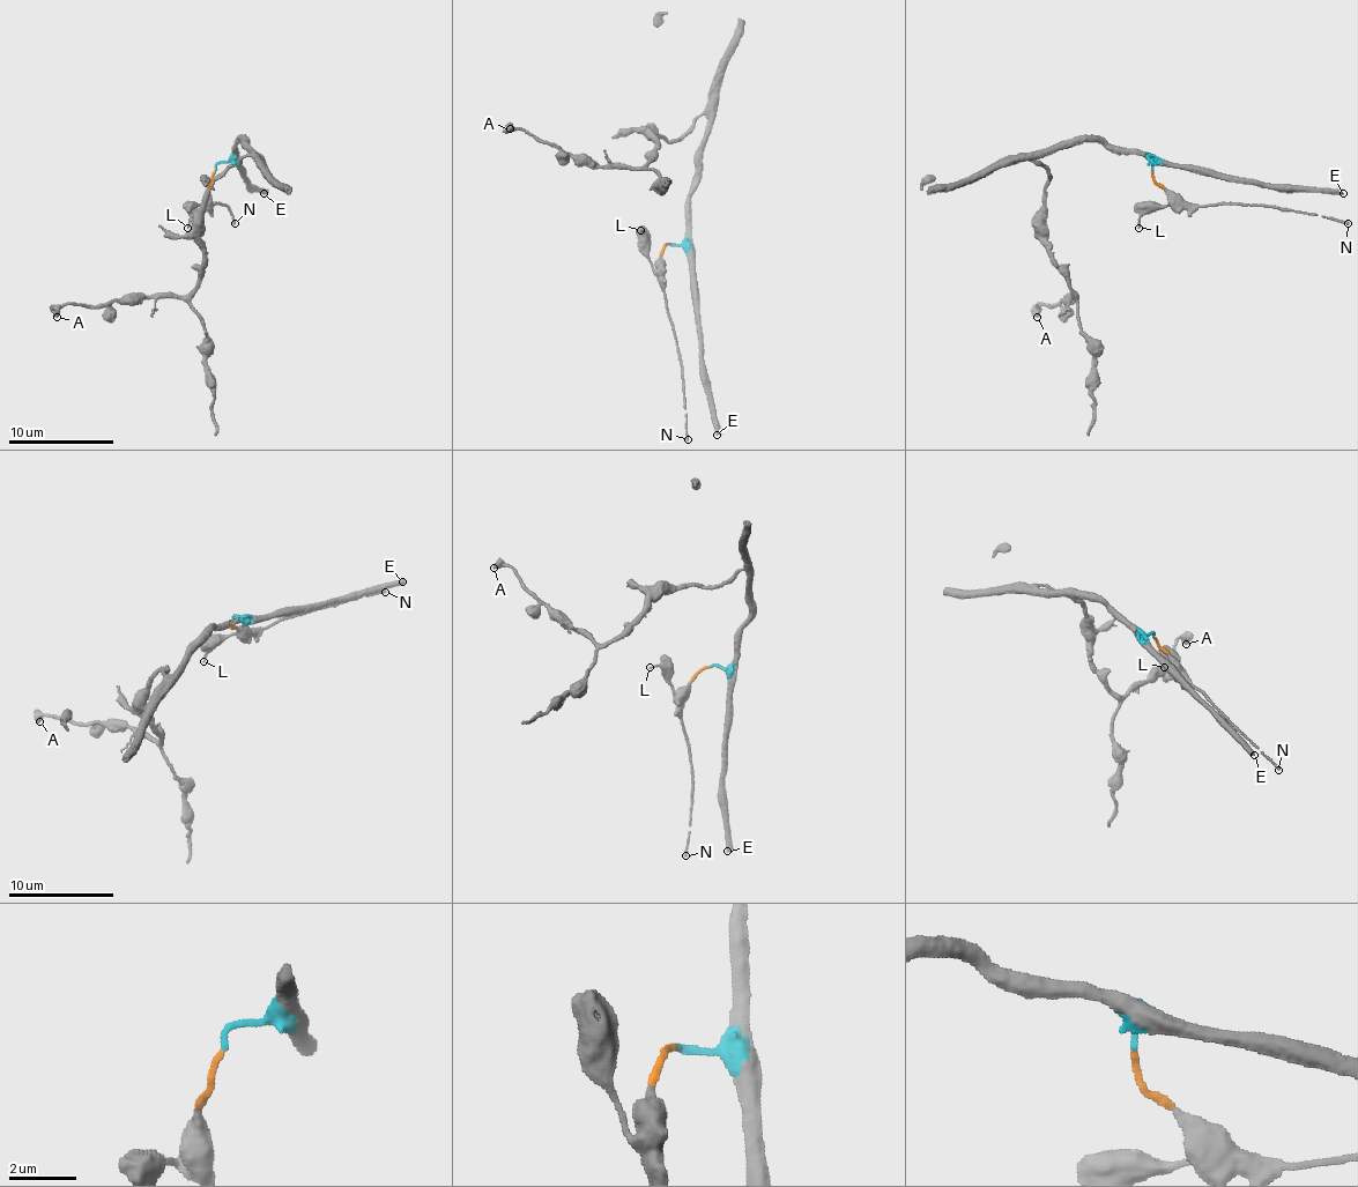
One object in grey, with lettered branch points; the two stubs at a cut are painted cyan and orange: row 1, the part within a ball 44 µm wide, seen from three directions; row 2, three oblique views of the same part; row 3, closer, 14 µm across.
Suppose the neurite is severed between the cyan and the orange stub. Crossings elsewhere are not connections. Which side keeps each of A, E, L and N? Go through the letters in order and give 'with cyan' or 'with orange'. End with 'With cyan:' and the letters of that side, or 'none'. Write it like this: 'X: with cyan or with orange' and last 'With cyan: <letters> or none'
A: with cyan
E: with cyan
L: with orange
N: with orange
With cyan: A, E

